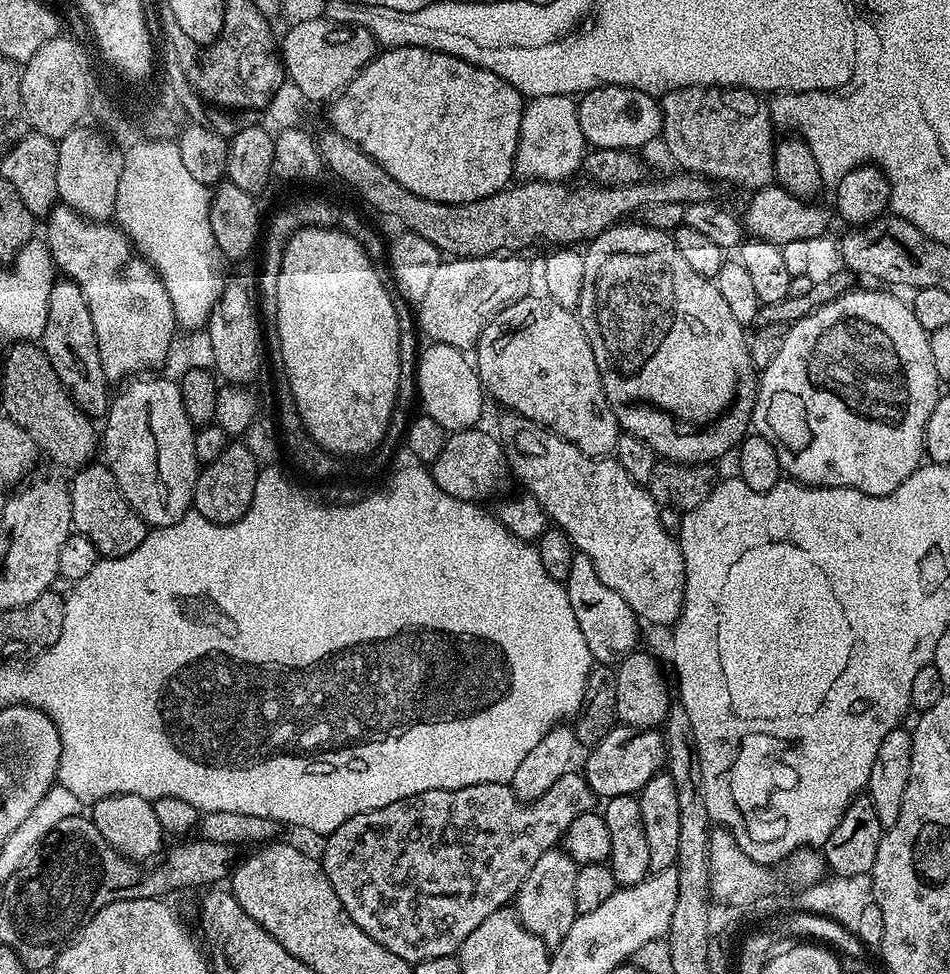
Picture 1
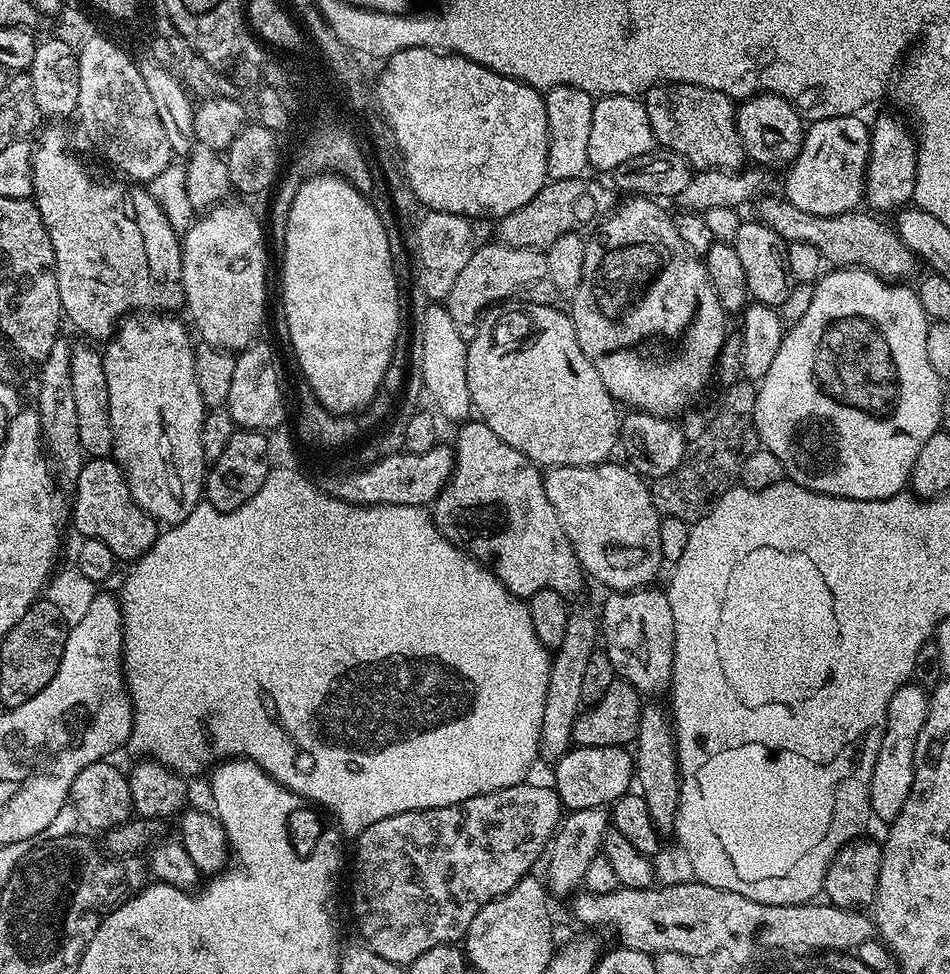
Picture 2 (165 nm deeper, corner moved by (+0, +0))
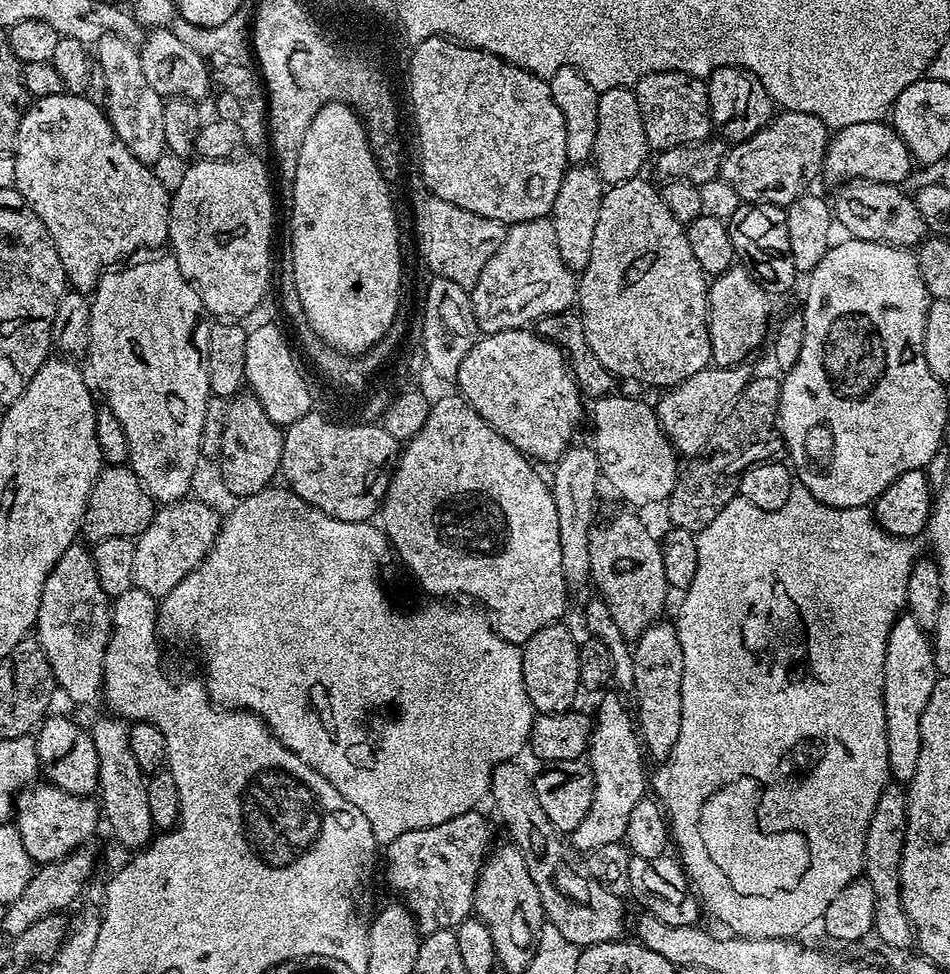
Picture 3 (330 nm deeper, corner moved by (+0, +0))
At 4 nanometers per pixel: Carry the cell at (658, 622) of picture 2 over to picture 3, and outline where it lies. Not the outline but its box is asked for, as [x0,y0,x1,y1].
[589,512,670,642]

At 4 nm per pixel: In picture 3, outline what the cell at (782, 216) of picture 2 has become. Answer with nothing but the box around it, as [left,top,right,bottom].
[824,120,914,185]

